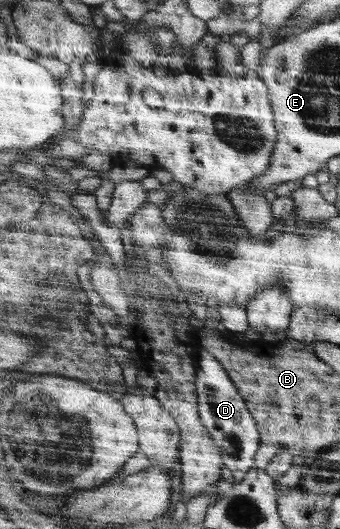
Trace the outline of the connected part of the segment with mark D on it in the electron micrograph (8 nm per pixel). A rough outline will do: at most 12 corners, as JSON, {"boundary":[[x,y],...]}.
{"boundary":[[199,352],[202,420],[237,482],[262,432],[222,360]]}

